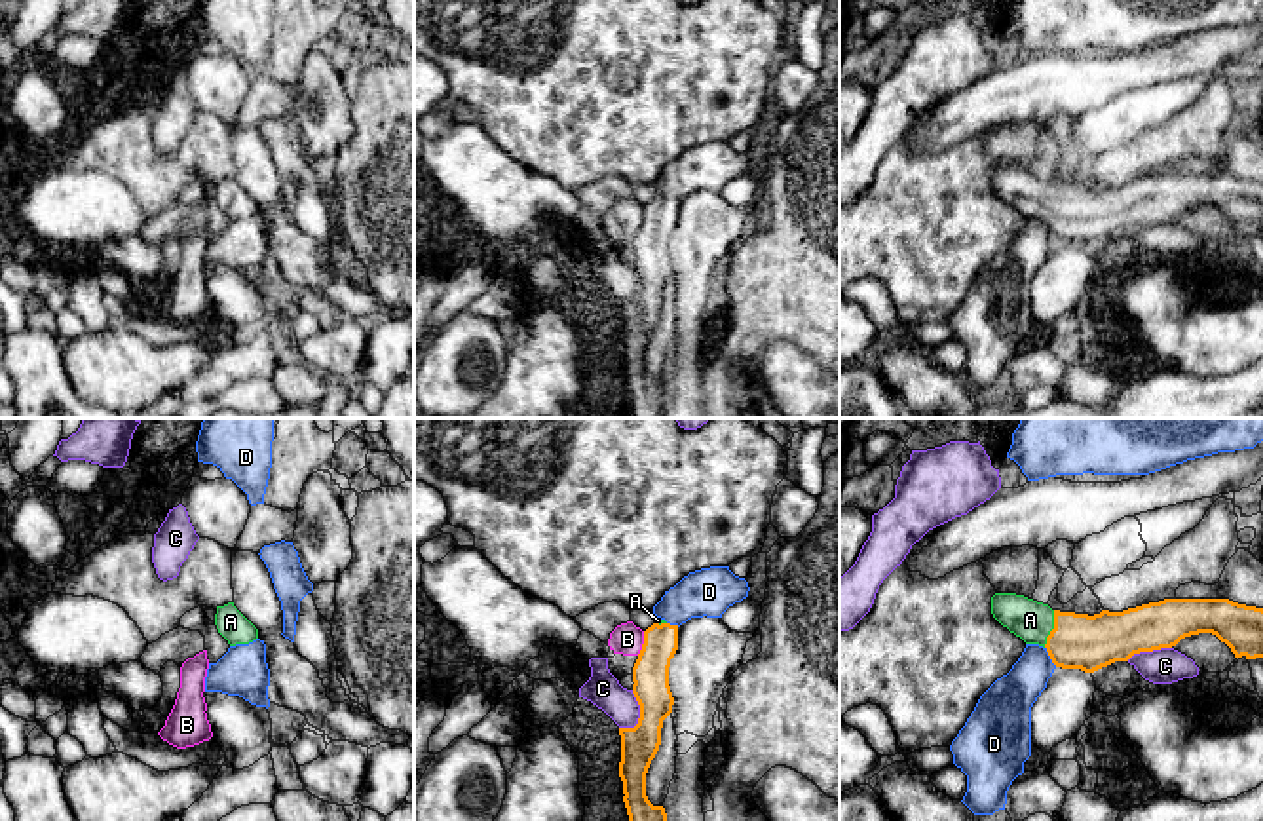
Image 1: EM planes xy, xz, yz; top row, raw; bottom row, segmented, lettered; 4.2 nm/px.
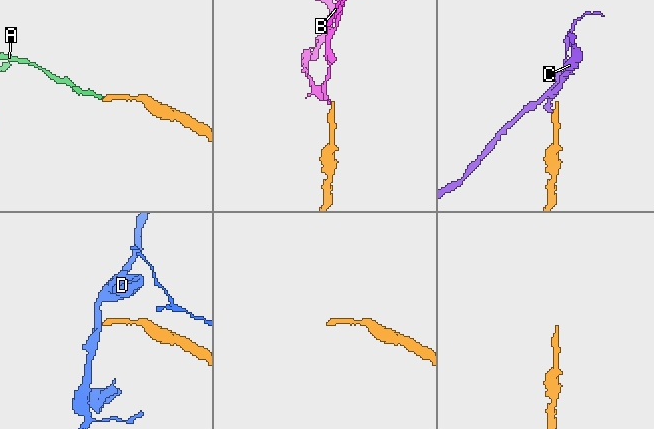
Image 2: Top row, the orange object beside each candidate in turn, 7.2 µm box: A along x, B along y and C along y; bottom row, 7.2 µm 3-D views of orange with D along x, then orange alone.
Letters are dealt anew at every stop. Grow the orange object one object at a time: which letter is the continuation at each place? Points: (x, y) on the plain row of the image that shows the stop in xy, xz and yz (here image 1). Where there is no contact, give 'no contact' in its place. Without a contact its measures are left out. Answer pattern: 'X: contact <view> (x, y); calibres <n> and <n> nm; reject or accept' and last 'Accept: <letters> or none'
A: contact yz (1053, 204); calibres 240 and 170 nm; accept
B: contact xz (644, 217); calibres 160 and 140 nm; reject
C: contact xz (641, 289); calibres 160 and 150 nm; reject
D: contact yz (1049, 229); calibres 240 and 190 nm; reject
Accept: A

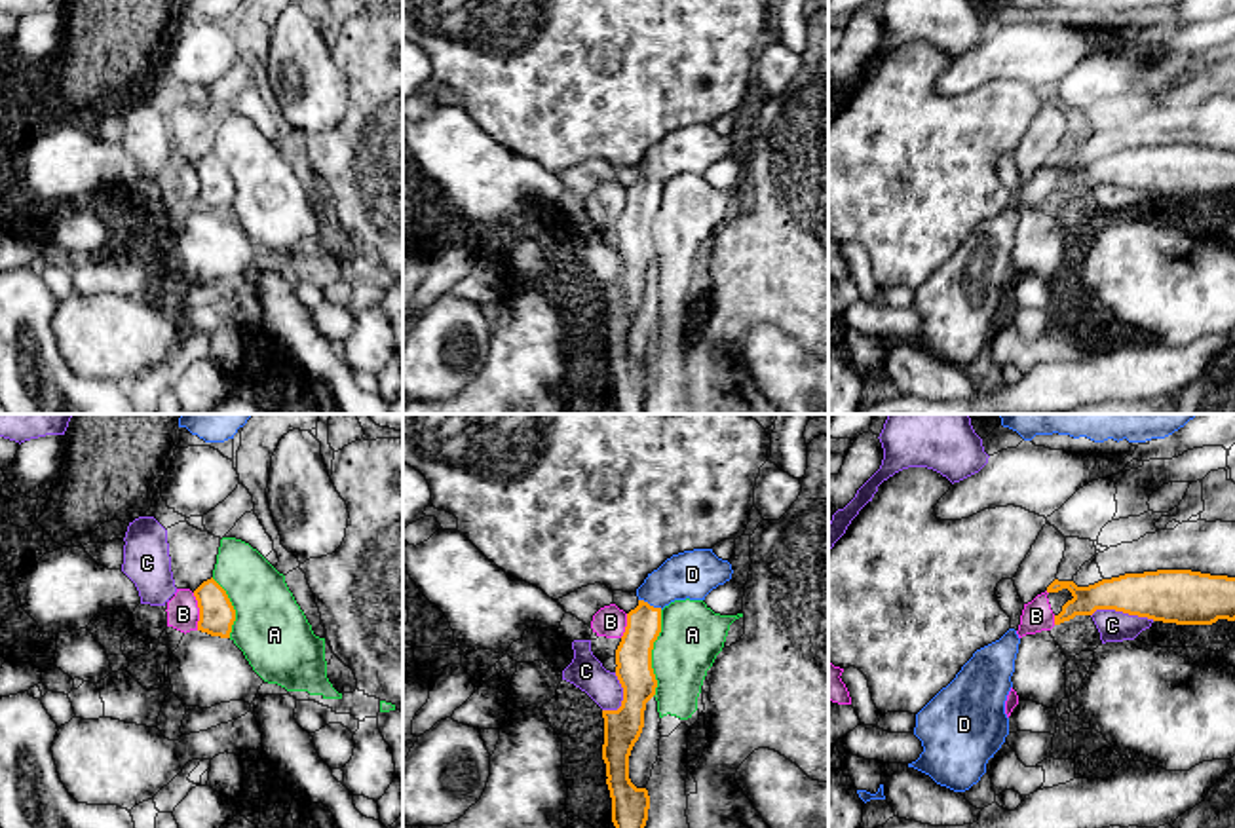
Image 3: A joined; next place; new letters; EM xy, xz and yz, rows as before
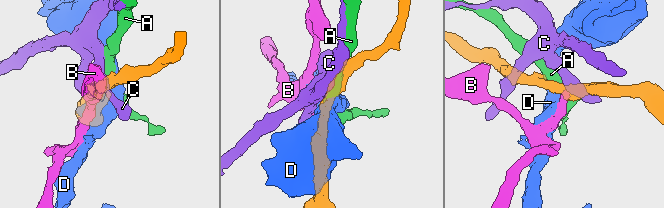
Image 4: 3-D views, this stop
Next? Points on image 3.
A: contact xz (650, 228); calibres 160 and 280 nm; reject
B: contact xy (200, 187); calibres 150 and 140 nm; reject
C: contact yz (1123, 187); calibres 220 and 130 nm; reject
D: contact xz (648, 179); calibres 160 and 200 nm; reject
Accept: none

